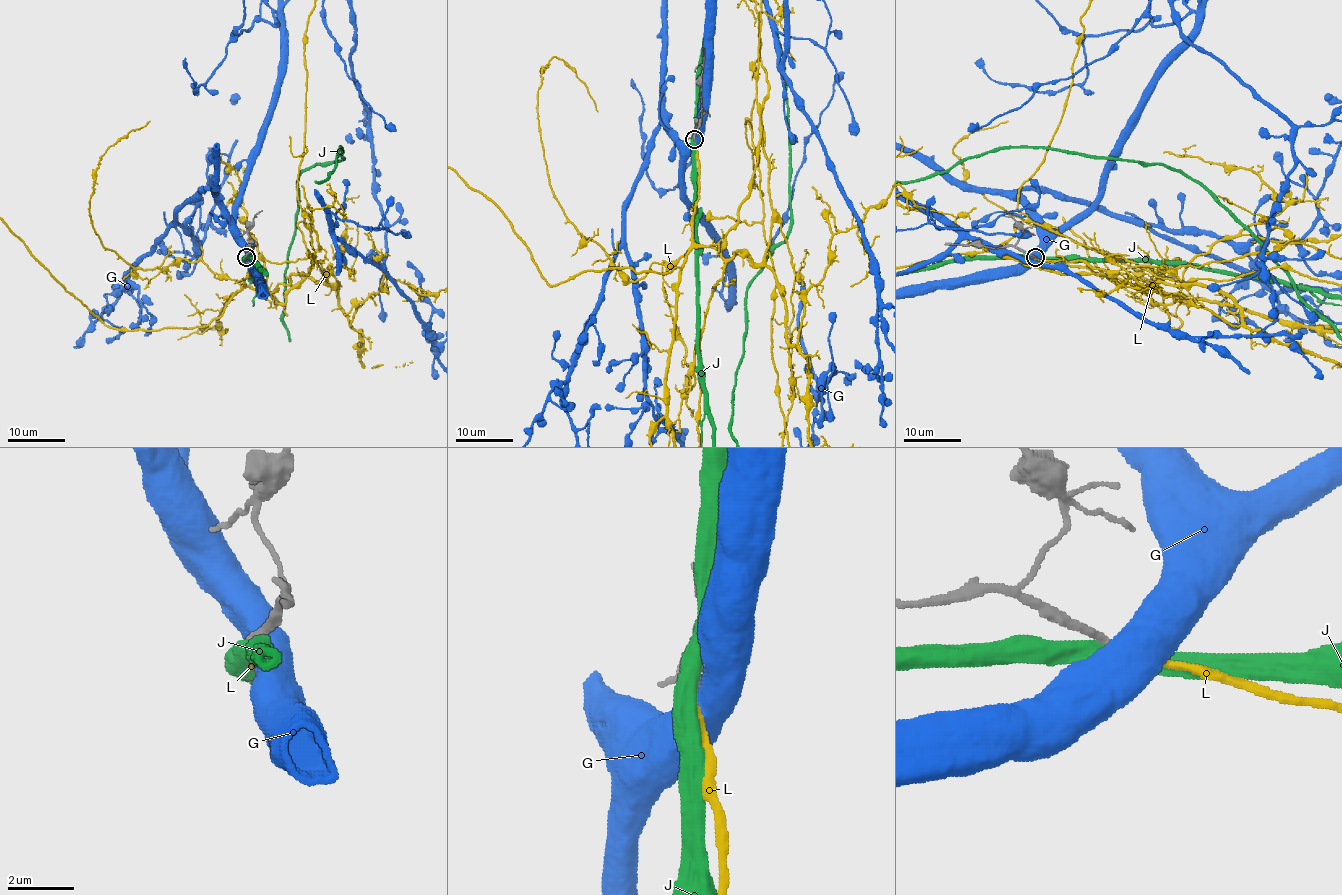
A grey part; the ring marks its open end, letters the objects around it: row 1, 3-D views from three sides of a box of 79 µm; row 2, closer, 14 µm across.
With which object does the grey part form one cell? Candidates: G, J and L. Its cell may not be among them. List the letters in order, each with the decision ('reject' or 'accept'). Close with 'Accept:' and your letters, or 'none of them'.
G: reject
J: reject
L: accept
Accept: L

